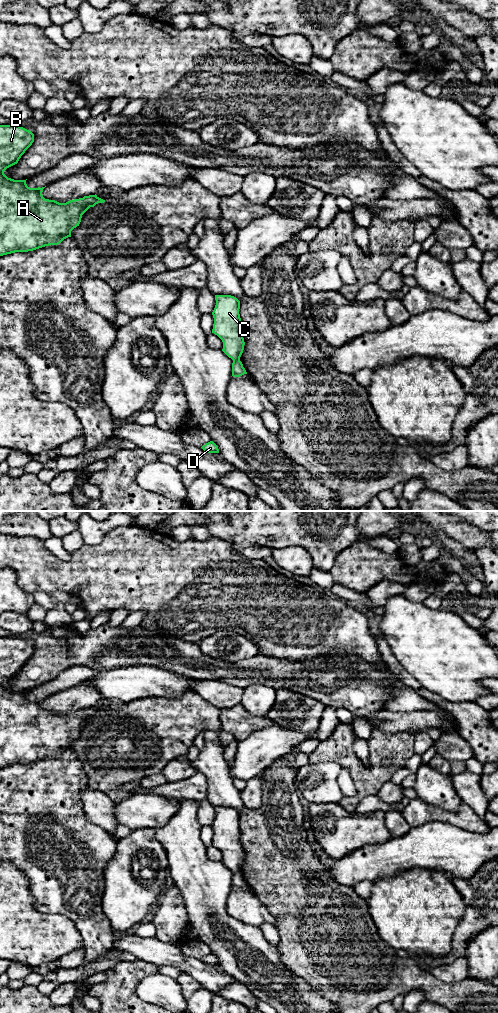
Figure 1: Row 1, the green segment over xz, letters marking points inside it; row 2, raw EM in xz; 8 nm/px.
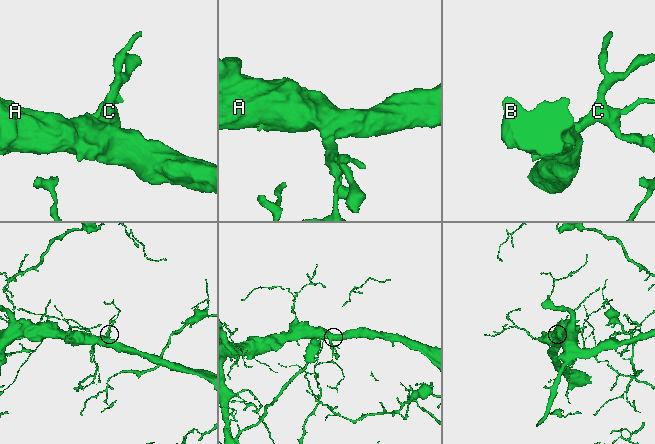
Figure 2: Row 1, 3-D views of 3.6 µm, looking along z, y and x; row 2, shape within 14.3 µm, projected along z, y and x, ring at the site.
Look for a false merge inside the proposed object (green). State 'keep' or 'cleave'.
cleave

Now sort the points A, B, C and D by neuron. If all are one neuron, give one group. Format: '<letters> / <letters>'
A B C / D

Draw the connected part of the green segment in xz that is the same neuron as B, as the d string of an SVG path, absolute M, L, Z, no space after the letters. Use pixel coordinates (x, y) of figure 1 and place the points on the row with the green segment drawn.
M0 125L0 256L60 244L71 237L71 231L79 226L82 215L90 207L105 202L95 194L59 203L43 197L45 187L30 188L26 180L8 178L4 171L17 164L33 142L31 131L19 125Z

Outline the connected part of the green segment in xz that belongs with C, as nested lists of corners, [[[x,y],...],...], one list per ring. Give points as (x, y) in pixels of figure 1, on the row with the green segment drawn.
[[[215,295],[215,300],[212,333],[222,340],[222,351],[229,358],[240,360],[245,345],[241,333],[240,301],[231,295]]]

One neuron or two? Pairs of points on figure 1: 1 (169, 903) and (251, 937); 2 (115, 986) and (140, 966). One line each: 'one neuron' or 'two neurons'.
1: two neurons
2: one neuron

